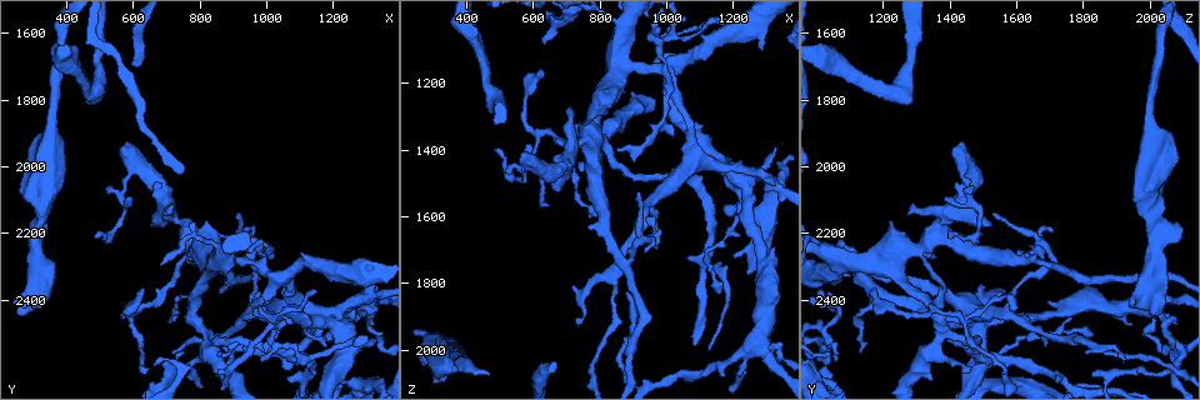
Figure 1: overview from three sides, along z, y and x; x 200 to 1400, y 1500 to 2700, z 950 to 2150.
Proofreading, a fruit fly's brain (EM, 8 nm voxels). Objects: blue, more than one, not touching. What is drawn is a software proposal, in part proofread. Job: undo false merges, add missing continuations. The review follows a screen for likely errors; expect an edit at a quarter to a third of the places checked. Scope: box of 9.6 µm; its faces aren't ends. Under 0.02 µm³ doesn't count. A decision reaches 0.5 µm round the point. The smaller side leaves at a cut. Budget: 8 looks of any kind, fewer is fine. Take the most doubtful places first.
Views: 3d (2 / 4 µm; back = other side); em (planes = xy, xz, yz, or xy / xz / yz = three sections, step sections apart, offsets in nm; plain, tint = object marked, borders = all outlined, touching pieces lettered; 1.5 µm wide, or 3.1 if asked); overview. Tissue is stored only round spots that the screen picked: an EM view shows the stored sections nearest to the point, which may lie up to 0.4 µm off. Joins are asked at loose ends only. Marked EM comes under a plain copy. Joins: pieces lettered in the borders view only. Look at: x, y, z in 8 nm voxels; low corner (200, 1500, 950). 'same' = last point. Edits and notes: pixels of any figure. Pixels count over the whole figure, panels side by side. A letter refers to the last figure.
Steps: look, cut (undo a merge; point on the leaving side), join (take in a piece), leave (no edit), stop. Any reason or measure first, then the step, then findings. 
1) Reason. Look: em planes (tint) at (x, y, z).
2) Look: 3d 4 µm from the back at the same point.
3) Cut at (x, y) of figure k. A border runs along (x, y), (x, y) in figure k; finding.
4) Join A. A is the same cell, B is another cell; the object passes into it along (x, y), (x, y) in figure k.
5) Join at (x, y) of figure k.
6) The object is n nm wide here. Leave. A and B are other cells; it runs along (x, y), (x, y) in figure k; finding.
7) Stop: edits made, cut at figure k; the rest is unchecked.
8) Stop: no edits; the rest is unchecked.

Sudden change in width. Look: em planes (tint) at (1180, 2450, 2040).

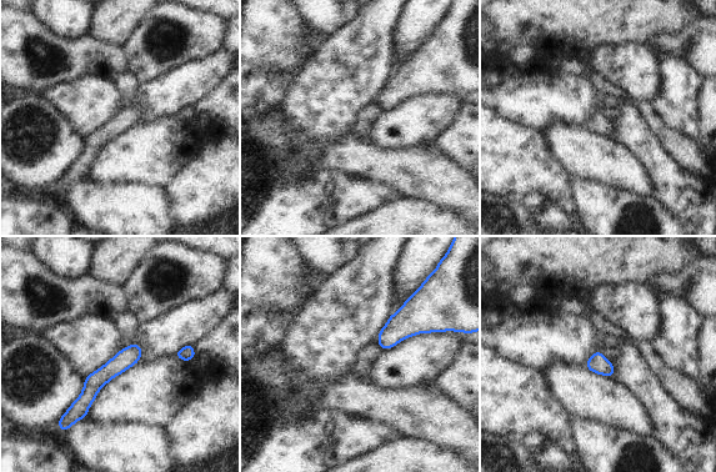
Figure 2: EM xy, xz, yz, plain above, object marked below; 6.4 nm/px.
Look: em planes (borders) at the same point.

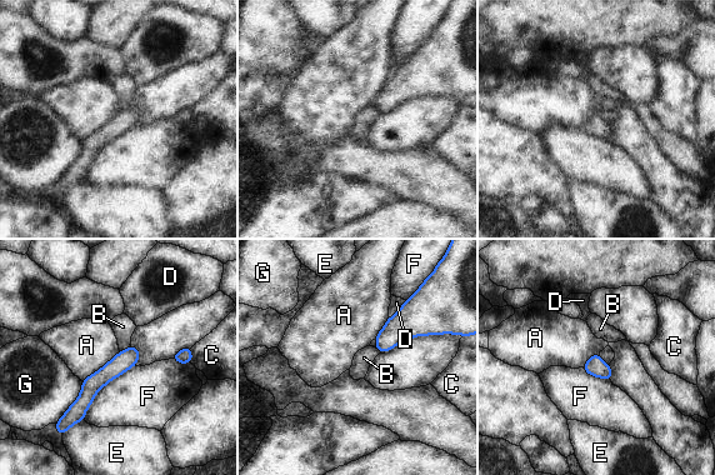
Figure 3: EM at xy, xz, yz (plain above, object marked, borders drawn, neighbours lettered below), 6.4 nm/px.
The object is 130 nm wide here; the longest contact is with F, 480 nm. Leave. A, B, C, D, E, F and G are other cells; all the same cell.

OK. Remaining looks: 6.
Tapers out. Look: em yz step 4 (tint) at (630, 2360, 1170).

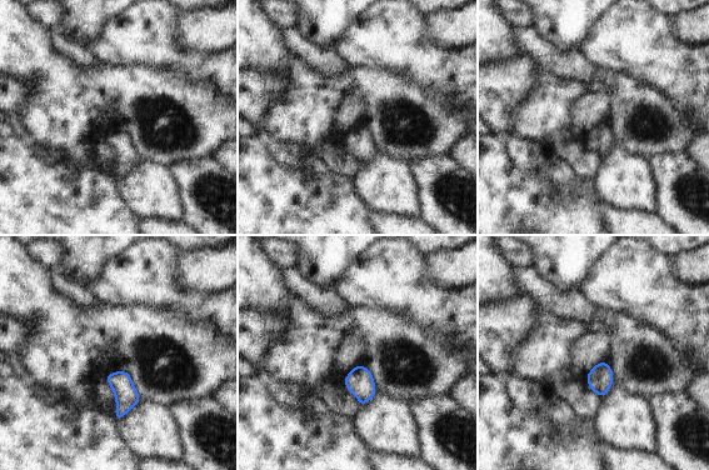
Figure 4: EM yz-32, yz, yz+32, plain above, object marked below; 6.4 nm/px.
Look: em yz step 4 (borders) at the same point.

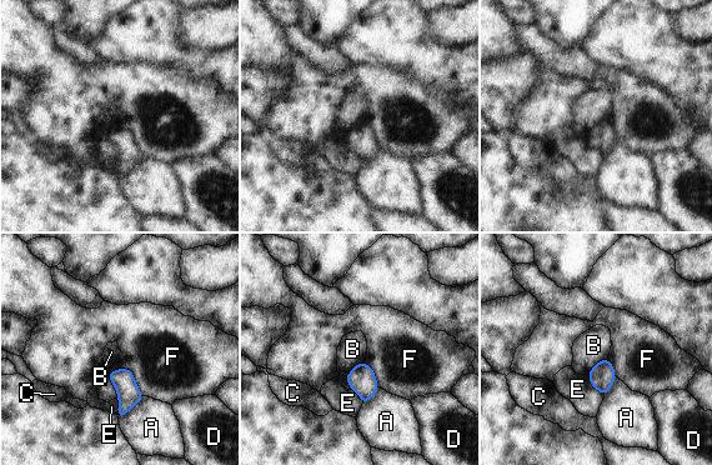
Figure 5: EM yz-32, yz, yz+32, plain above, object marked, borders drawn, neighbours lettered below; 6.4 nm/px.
Leave. A, B, C, D, E and F are other cells; a border runs along (607, 358), (597, 361), (586, 374) in figure 5; no lettered piece goes on from it.

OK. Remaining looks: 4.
Abrupt turn. Look: 3d 4 µm at (1020, 2490, 1020).

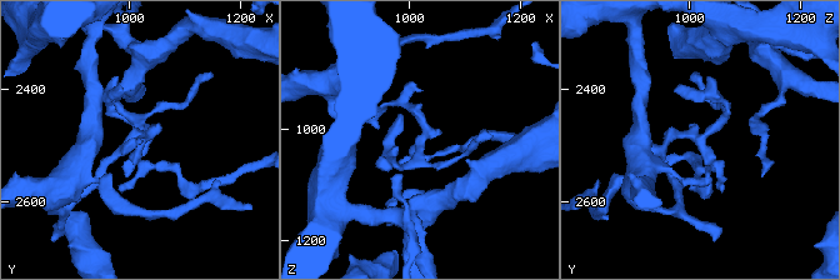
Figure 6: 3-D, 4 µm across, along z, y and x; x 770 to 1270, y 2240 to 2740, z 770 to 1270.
Look: em xy step 4 (borders) at (1025, 2505, 1020).

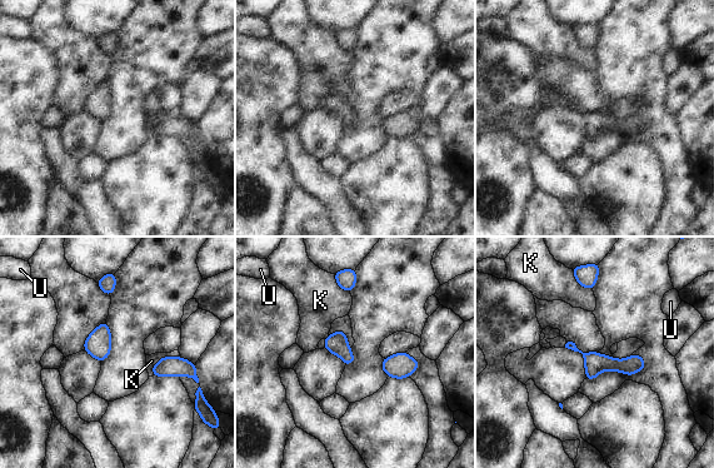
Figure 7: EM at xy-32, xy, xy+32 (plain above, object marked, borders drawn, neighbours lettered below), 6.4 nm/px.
Leave. K and U are other cells; a border runs along (180, 356), (161, 357), (151, 374) in figure 7; all the same cell.

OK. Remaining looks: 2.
Tapers out. Look: em planes (borders) at (590, 2100, 1390).

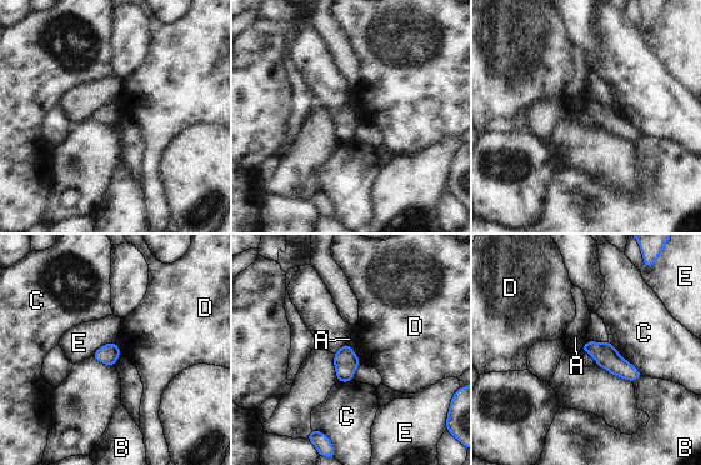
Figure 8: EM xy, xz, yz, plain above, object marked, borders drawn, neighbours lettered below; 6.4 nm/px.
Leave. A, B, C, D and E are other cells; a border runs along (115, 343), (121, 355) in figure 8; none of them fits.

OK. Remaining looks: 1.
Stop: no edits; the rest is unchecked.

